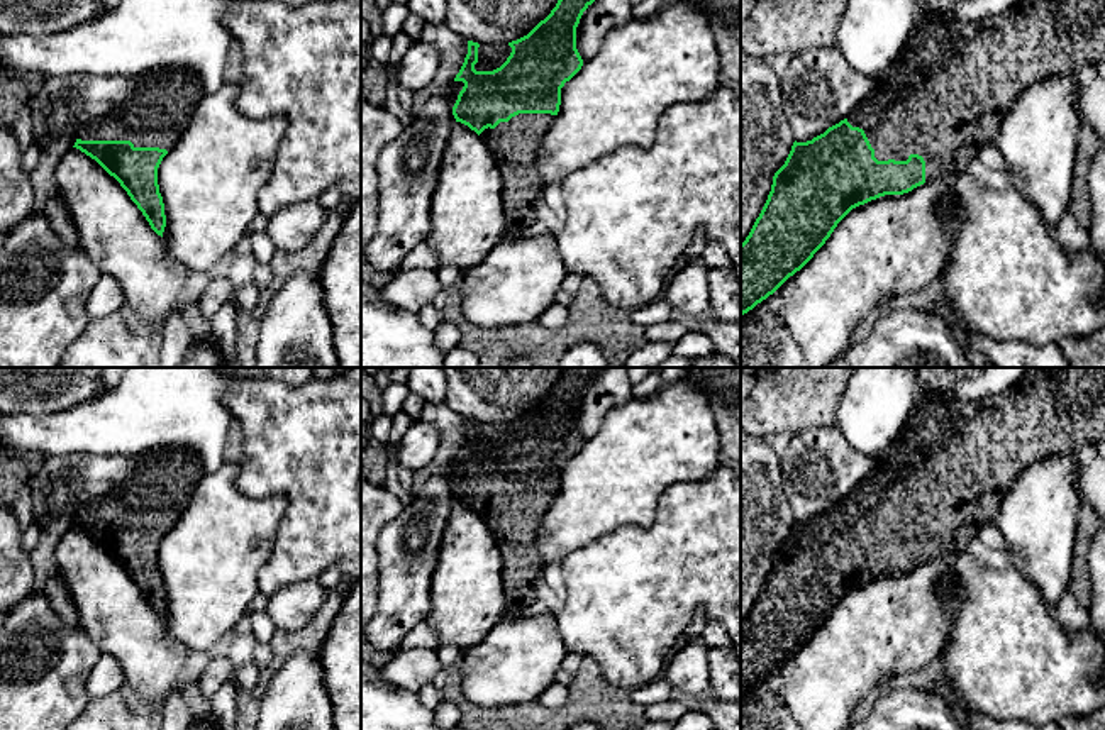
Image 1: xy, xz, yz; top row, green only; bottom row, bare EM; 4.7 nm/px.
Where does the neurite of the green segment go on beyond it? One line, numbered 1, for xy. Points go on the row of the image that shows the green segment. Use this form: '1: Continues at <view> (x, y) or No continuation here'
1: Continues at xy (158, 110)

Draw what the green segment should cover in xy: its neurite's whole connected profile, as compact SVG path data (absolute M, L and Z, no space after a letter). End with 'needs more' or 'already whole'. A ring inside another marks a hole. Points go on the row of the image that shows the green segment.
M161 68L136 76L134 91L108 117L83 130L75 146L95 159L142 212L151 229L163 237L166 227L164 203L158 185L158 168L168 151L185 132L190 117L205 97L203 85L193 71Z; needs more

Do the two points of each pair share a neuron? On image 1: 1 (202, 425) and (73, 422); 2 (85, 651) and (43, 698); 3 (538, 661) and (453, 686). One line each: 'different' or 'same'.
1: same
2: same
3: different

